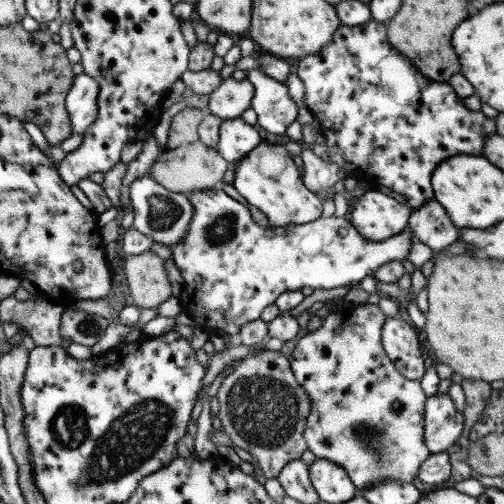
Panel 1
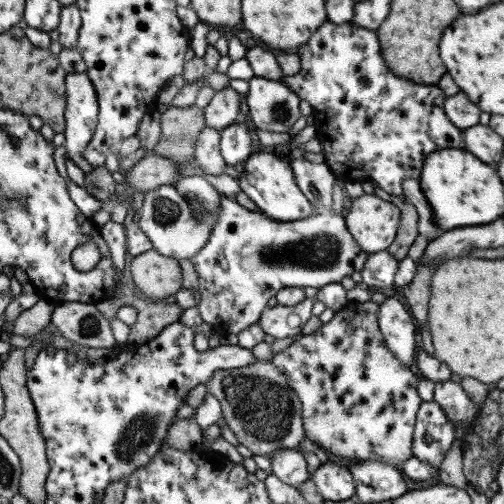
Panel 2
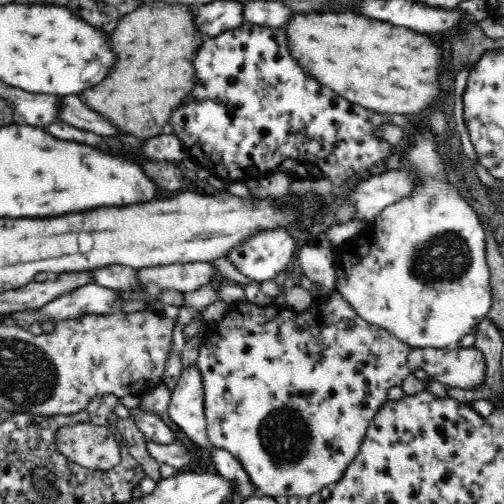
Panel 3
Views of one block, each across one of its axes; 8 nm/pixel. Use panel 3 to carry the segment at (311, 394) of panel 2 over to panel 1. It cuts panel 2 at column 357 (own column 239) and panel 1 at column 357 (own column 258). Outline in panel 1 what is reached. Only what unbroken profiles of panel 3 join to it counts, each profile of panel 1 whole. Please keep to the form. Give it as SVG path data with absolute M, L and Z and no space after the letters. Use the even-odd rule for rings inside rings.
M375 298L365 304L353 304L351 312L329 310L327 318L317 330L307 332L291 354L291 364L297 380L305 386L311 398L311 414L307 418L307 450L315 458L339 464L355 484L357 492L367 490L373 482L383 482L387 478L409 482L417 478L419 468L431 456L429 446L423 440L425 432L425 400L427 394L421 390L421 382L403 378L381 344L381 330L385 316L377 308Z

